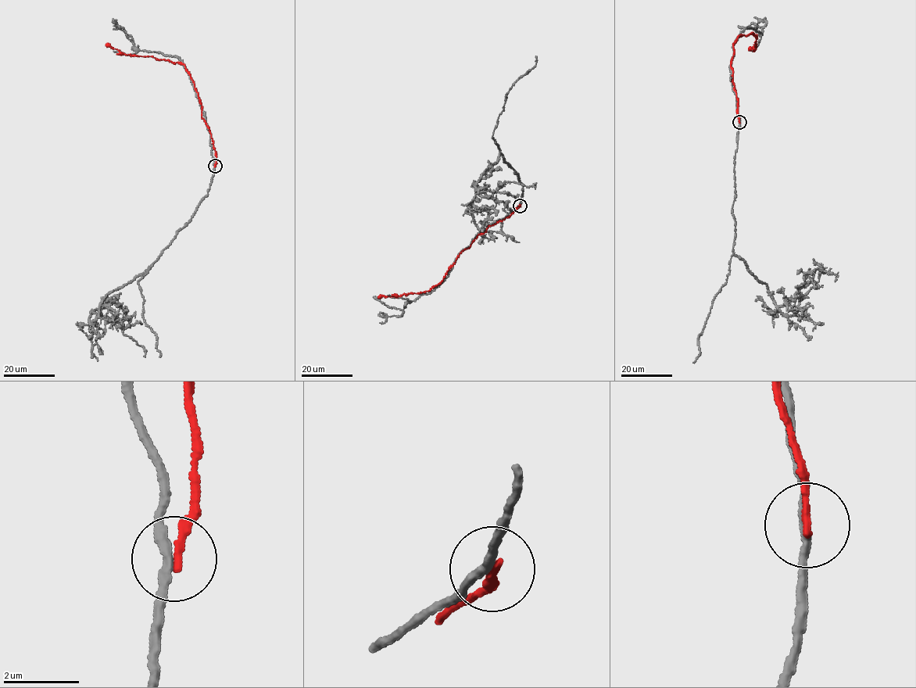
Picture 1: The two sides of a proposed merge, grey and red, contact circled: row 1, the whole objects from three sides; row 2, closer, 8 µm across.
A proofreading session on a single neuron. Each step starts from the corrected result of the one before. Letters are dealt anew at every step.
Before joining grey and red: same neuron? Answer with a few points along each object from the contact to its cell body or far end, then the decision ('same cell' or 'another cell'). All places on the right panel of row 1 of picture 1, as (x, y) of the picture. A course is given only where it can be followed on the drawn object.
course grey (739, 121), (734, 253), (788, 316), (815, 283), (817, 268), (836, 274), (835, 281); course red (739, 121), (730, 63), (733, 45), (738, 36), (753, 33), (756, 35), (756, 46), (750, 48); another cell

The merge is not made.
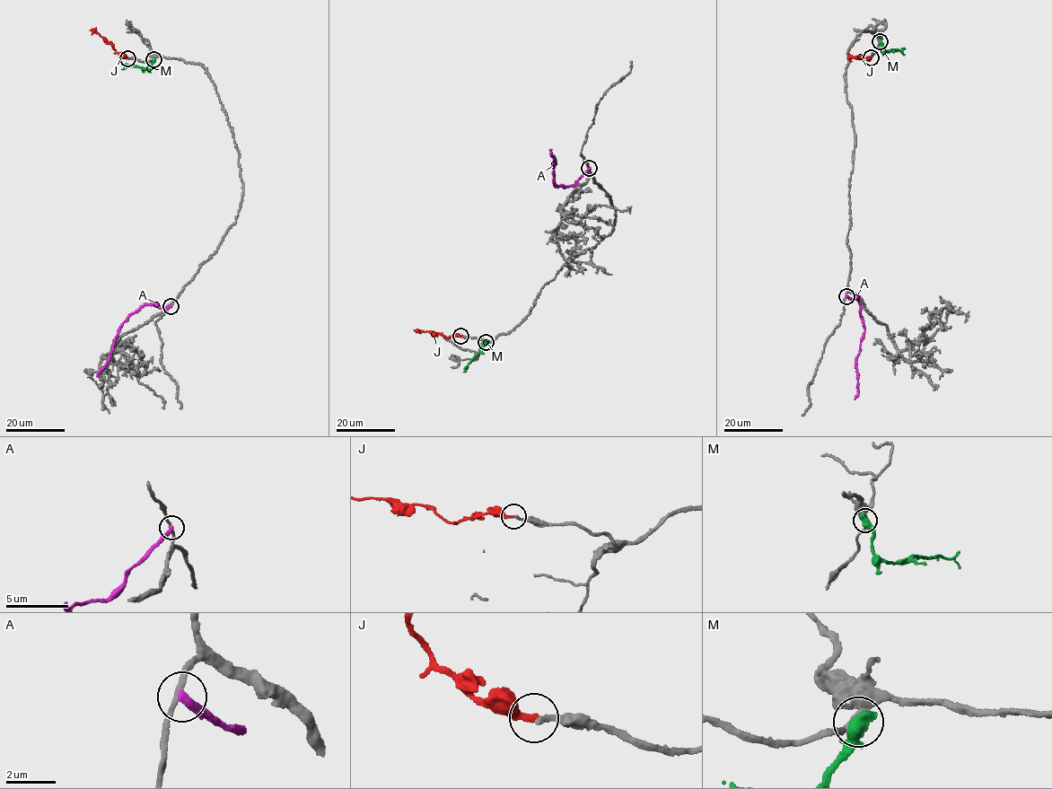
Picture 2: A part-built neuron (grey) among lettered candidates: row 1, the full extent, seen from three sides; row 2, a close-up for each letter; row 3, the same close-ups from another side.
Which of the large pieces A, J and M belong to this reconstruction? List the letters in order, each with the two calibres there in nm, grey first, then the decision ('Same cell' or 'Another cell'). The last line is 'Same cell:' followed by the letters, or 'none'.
A: Thickness 200 nm (grey) against 340 nm. Another cell
J: Thickness 220 nm (grey) against 280 nm. Same cell
M: Thickness 360 nm (grey) against 600 nm. Another cell
Same cell: J

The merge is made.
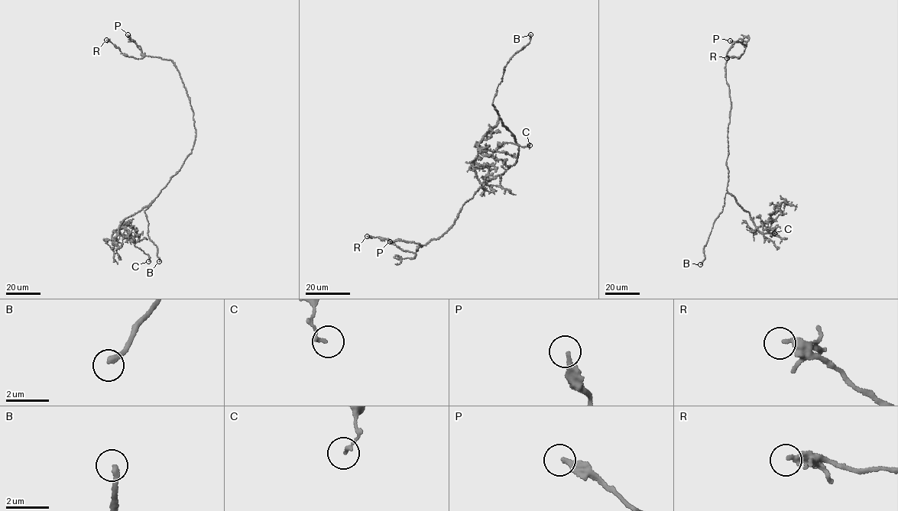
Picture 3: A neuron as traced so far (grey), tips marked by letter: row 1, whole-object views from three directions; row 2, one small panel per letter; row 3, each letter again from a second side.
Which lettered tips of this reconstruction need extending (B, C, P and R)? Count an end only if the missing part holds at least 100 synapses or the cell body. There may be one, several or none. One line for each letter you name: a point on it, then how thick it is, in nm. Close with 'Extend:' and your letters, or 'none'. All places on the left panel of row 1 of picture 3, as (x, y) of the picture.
B: Place: (159, 261). Thickness 280 nm
Extend: B

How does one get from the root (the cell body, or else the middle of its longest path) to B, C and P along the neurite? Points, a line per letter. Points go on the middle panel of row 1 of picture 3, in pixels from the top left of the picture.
B: (519, 146), (515, 136), (503, 125), (492, 103), (507, 63), (530, 42), (530, 34)
C: (519, 146), (500, 118), (497, 125), (476, 143), (482, 150), (494, 152), (504, 142), (523, 147), (530, 145)
P: (519, 146), (514, 165), (481, 187), (441, 236), (421, 244), (414, 253), (390, 241)

